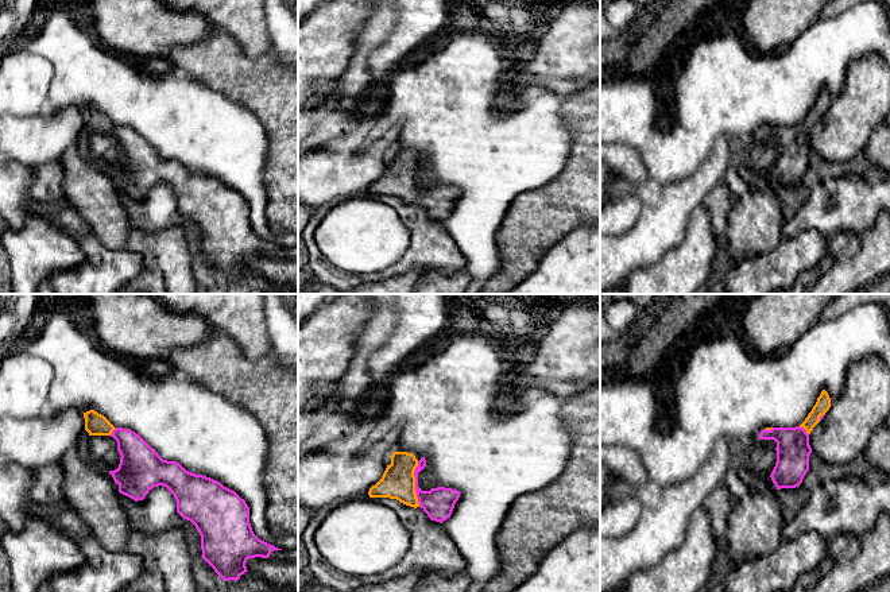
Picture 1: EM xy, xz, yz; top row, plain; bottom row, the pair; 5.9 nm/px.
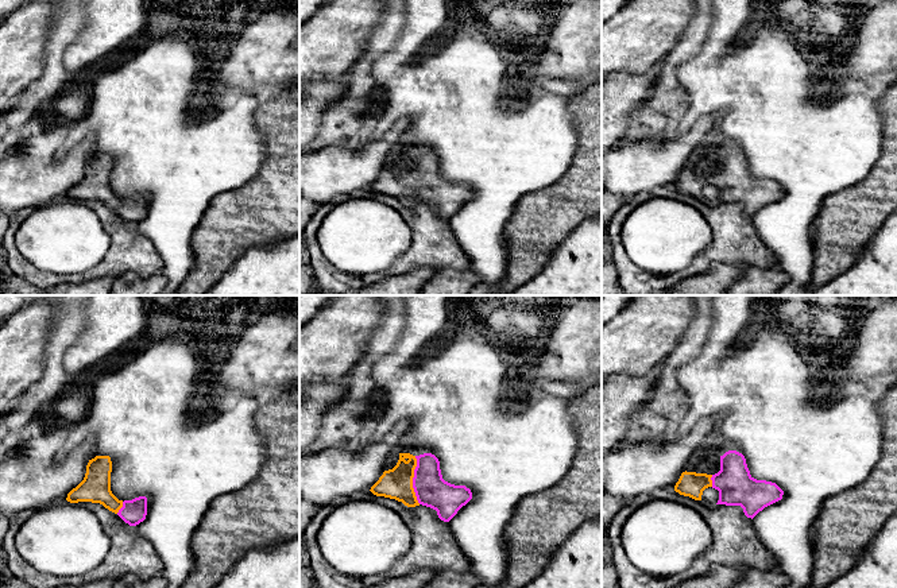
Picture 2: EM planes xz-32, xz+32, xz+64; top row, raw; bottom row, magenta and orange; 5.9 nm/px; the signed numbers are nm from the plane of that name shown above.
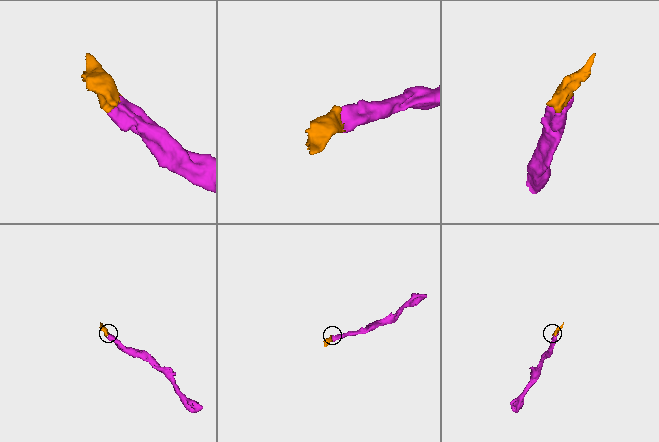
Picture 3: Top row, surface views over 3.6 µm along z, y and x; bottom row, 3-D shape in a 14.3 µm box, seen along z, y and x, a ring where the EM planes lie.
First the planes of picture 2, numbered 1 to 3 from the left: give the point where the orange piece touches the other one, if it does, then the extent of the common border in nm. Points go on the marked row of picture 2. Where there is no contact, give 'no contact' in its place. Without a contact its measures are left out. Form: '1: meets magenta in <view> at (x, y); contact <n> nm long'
1: meets magenta in xz-32 at (122, 507); contact 80 nm long
2: meets magenta in xz+32 at (413, 480); contact 280 nm long
3: meets magenta in xz+64 at (711, 479); contact 70 nm long

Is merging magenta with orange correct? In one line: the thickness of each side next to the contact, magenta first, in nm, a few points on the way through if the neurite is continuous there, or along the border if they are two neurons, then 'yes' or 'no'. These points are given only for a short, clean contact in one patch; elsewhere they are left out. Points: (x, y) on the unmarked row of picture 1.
calibres 190 and 200 nm; way xz (438, 201), (425, 197), (416, 182), (402, 182), (398, 180); yes

